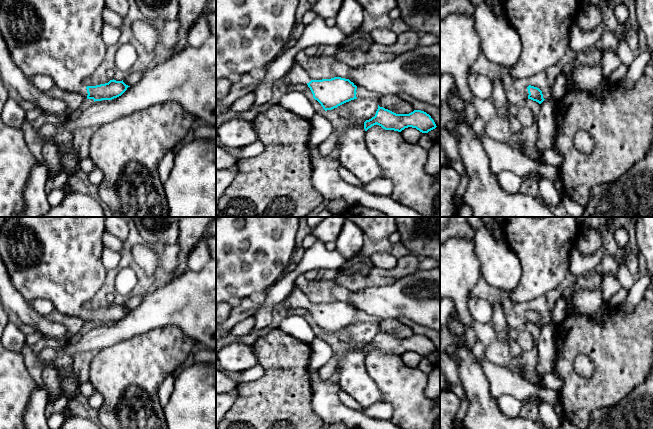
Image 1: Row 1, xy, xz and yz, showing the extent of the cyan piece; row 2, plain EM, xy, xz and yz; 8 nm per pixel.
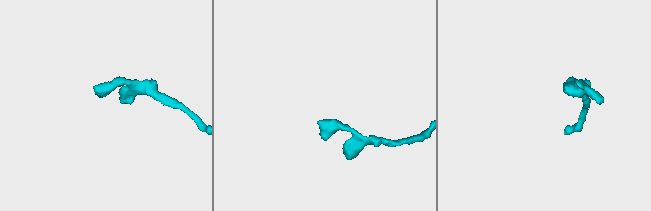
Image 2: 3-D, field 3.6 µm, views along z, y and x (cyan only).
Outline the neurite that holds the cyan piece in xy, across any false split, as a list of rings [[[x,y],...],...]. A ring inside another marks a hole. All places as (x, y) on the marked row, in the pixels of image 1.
[[[3,0],[0,4],[0,32],[11,58],[27,79],[44,75],[50,77],[55,86],[65,91],[80,93],[94,102],[112,100],[121,96],[130,87],[123,80],[113,79],[96,86],[84,84],[84,80],[95,72],[106,56],[107,45],[102,39],[105,8],[105,0]]]

